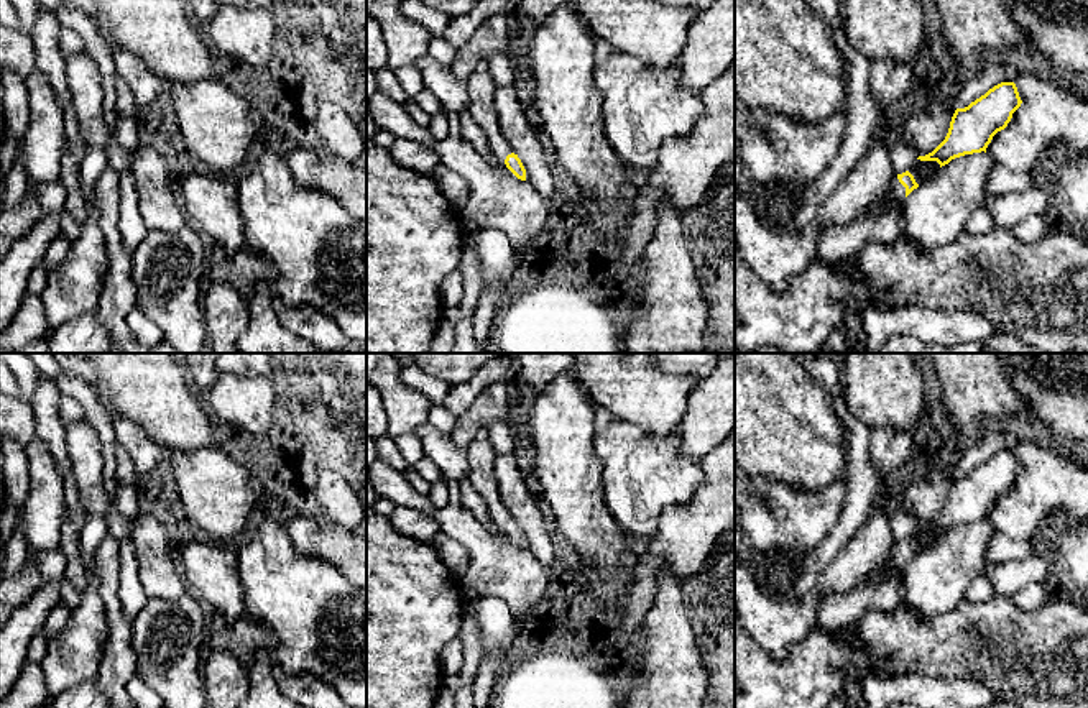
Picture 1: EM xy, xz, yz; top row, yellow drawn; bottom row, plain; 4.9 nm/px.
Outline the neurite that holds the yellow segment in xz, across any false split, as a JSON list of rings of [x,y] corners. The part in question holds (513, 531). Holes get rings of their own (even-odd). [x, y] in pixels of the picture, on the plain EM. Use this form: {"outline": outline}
{"outline": [[[482,429],[468,447],[468,480],[483,496],[493,524],[521,549],[526,549],[526,537],[505,508],[498,480],[495,478],[496,452],[488,439],[488,430]]]}

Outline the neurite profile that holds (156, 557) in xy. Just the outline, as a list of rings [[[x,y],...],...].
[[[140,513],[130,529],[130,542],[140,565],[140,583],[148,598],[176,600],[187,591],[176,568],[176,550],[168,527],[154,516]]]

